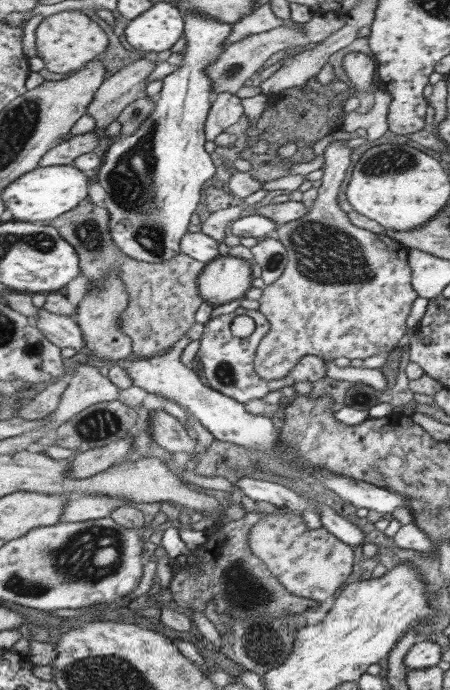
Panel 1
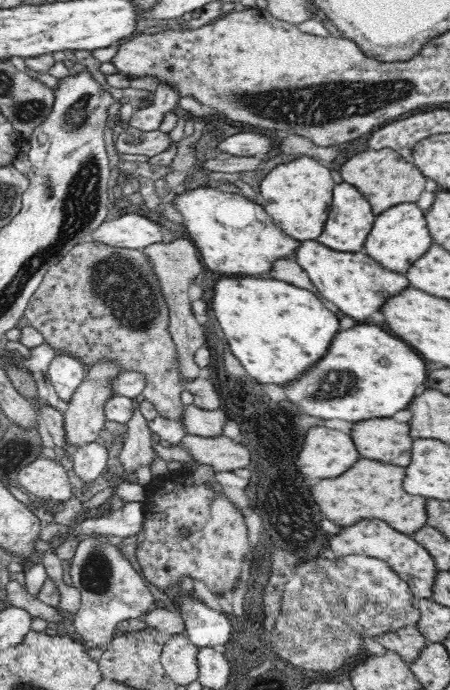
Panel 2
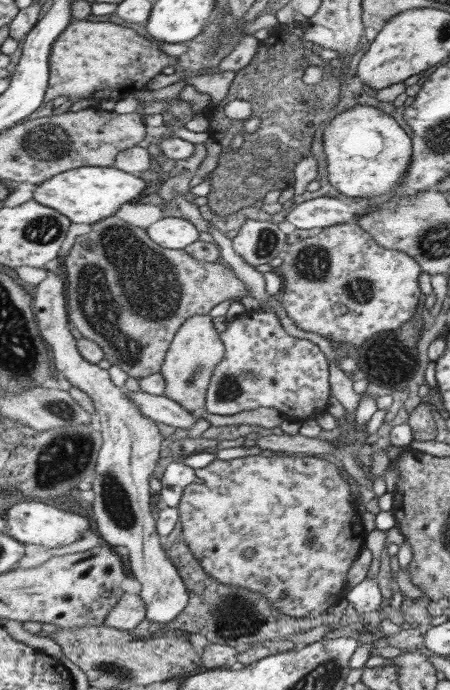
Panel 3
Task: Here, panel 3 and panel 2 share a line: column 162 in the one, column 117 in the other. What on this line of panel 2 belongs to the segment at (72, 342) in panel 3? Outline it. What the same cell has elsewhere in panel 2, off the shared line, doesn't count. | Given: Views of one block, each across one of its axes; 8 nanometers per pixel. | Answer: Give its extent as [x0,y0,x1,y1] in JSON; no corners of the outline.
[70,535,157,649]

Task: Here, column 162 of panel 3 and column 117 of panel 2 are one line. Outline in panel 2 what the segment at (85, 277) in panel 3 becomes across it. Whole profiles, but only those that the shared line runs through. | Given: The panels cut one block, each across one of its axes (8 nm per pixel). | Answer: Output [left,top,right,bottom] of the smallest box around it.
[24,240,188,434]

